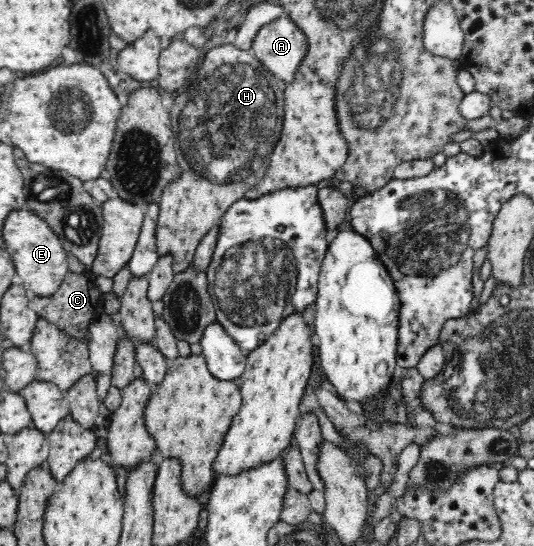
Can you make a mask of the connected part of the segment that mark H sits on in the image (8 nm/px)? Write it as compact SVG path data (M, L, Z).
M235 44L211 49L205 55L202 67L197 70L196 78L180 91L169 109L182 174L164 188L158 200L155 247L159 256L170 254L174 274L180 274L190 266L196 247L232 204L261 183L281 135L285 115L284 91L278 87L278 78L268 72L253 54L252 50L240 50Z

